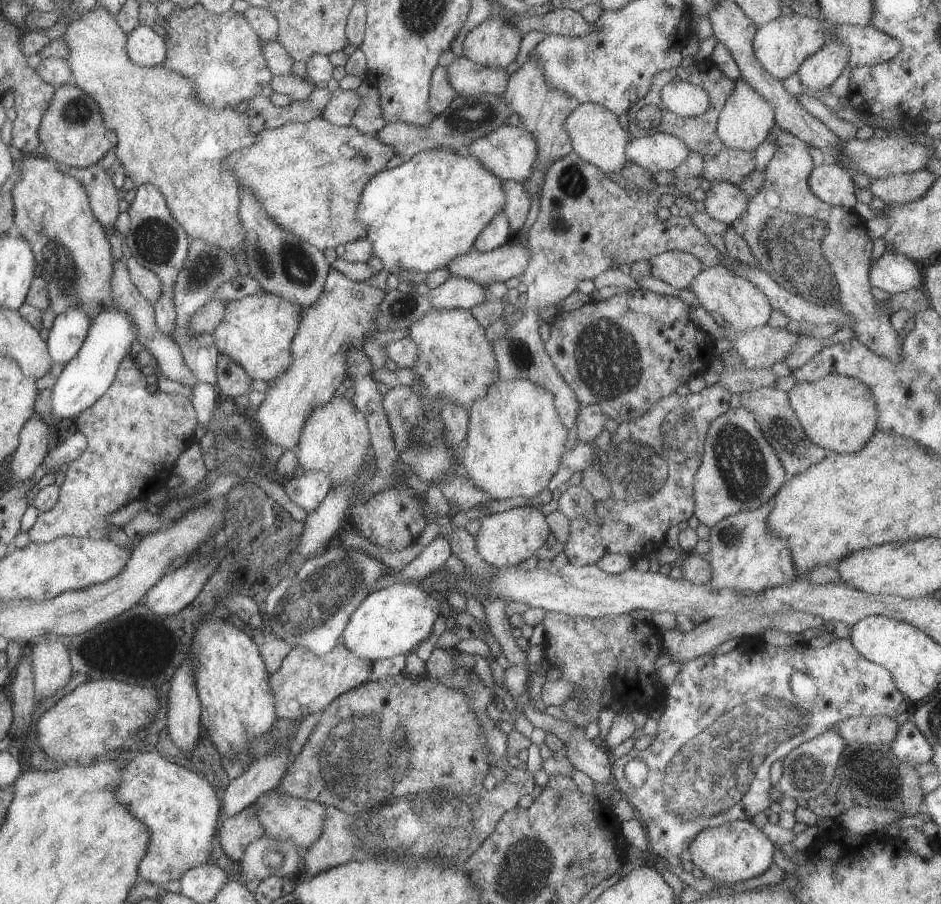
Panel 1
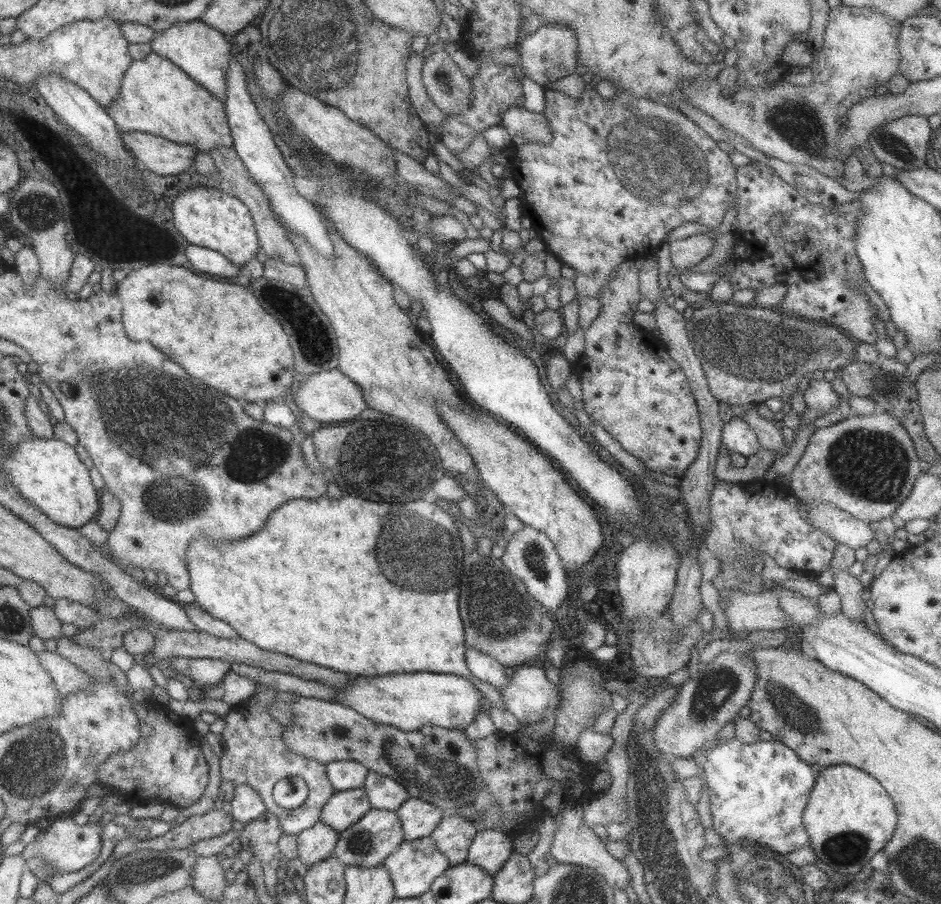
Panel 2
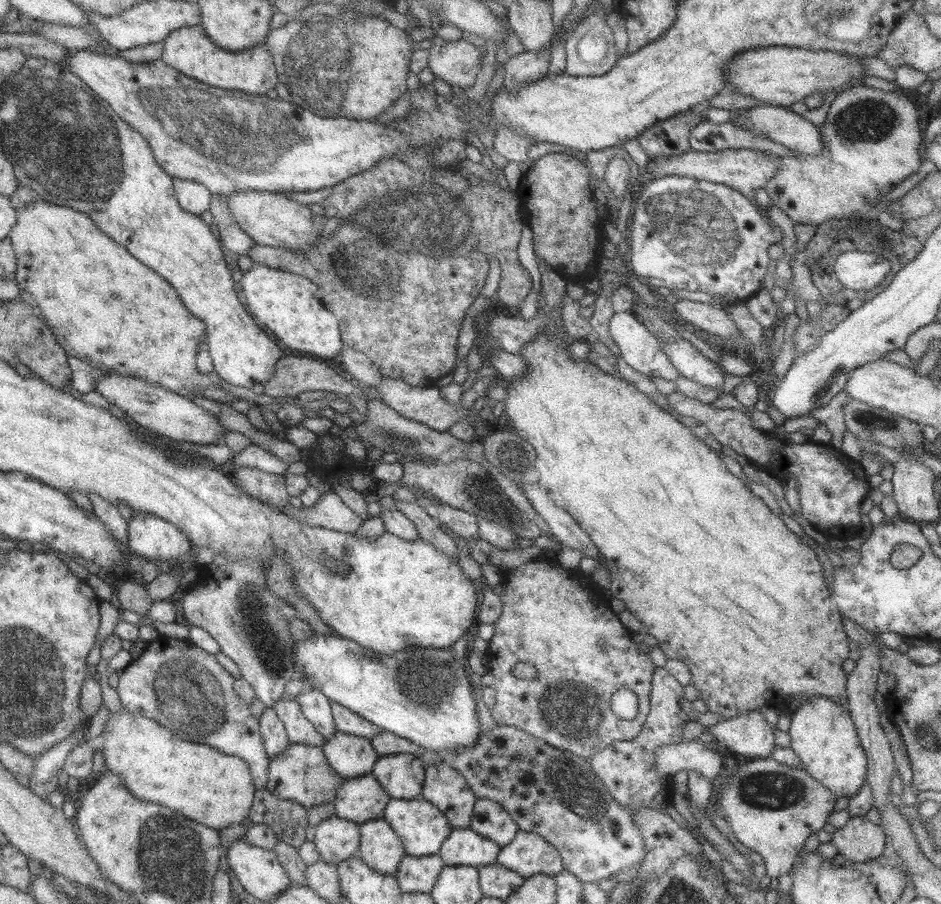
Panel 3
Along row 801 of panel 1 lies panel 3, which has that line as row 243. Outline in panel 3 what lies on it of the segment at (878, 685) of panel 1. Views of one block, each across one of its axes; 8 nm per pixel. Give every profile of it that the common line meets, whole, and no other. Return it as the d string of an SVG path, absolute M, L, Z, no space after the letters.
M664 175L646 179L636 190L634 199L627 262L640 280L652 286L697 290L742 301L762 286L771 259L768 247L781 242L782 230L739 190L694 177Z

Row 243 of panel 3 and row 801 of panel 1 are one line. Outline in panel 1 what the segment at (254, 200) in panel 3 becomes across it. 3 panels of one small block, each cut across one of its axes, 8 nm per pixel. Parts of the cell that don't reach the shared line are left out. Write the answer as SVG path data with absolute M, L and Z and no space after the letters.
M276 787L273 790L264 792L255 800L254 810L256 816L262 824L265 833L270 838L276 840L290 840L292 844L296 844L302 851L308 850L324 832L324 816L326 816L326 808L323 804L309 801L293 796L284 796L280 794Z

